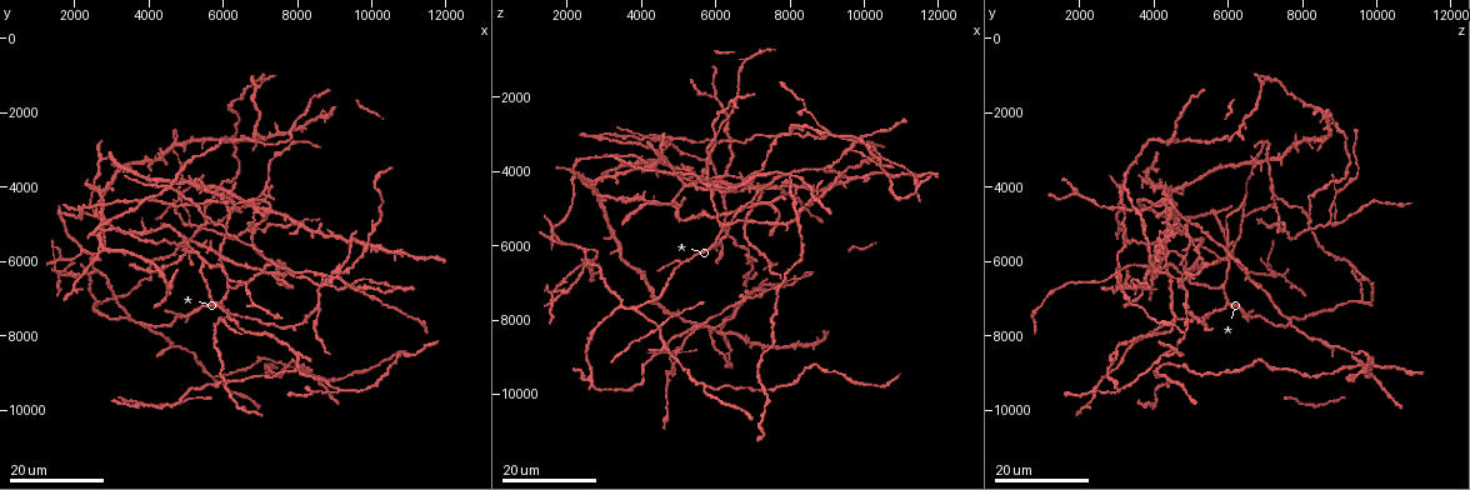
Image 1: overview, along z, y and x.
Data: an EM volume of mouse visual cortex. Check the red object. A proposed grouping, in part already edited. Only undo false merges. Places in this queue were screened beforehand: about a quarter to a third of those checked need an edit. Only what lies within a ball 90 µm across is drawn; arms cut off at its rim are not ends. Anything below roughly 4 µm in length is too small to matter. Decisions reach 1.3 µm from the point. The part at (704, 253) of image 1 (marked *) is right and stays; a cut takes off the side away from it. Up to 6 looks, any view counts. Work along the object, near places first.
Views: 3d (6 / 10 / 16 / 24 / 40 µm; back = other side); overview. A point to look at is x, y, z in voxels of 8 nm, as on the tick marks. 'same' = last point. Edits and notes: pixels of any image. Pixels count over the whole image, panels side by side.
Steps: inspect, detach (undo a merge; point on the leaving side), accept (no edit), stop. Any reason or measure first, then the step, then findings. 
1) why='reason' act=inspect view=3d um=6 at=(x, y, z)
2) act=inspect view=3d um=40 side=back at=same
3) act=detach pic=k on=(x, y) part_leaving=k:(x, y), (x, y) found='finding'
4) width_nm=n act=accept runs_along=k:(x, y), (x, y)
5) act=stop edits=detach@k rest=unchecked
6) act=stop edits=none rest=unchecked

why='small branch off a trunk' act=inspect view=3d um=16 at=(5100, 7600, 6500)

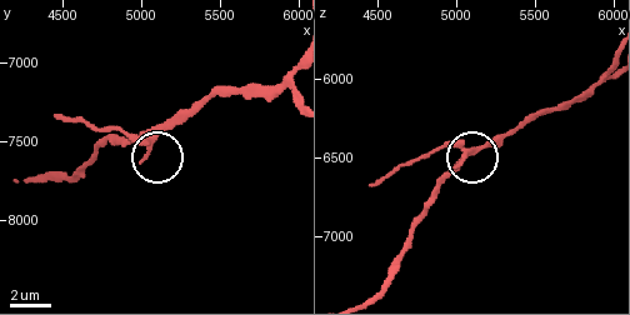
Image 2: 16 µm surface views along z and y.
why='closer look' act=inspect view=3d um=10 at=(5040, 7500, 6460)

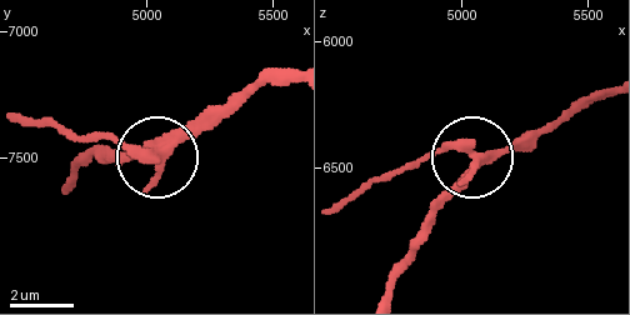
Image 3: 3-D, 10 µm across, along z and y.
why='zoom in' act=inspect view=3d um=6 at=(5040, 7500, 6460)

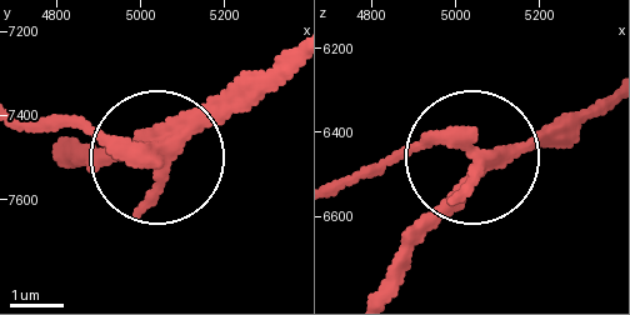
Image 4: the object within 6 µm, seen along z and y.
arms=4 act=detach pic=4 on=(148, 205) part_leaving=4:(166, 148), (24, 121) found='a second cell is stuck on'

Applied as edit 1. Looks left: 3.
act=inspect view=overview

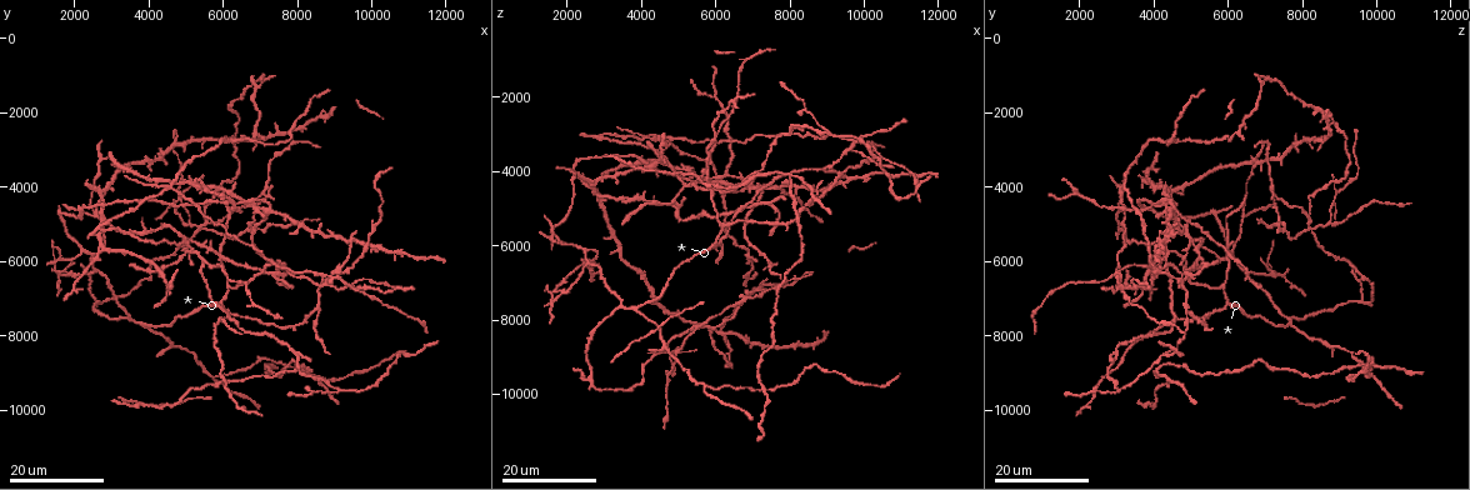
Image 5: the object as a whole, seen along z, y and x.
why='three arms meet' act=inspect view=3d um=16 at=(9100, 9500, 3000)

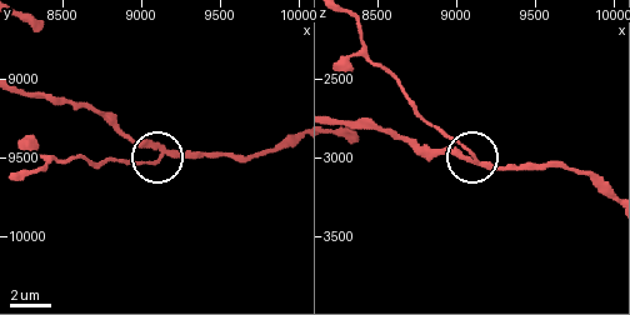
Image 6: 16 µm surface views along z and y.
act=inspect view=3d um=10 at=(9160, 9480, 3020)

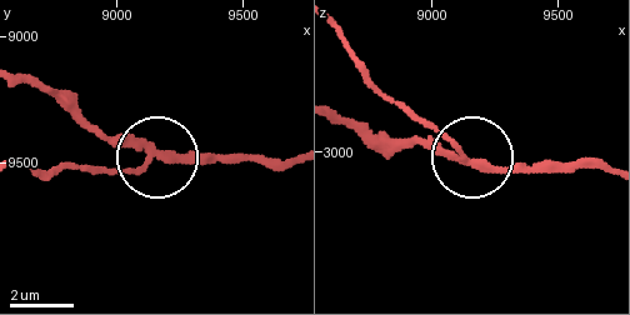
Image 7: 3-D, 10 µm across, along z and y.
act=detach pic=7 on=(113, 170) part_leaving=7:(149, 155), (128, 169), (23, 163) found='a second cell is stuck on'

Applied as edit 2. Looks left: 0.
act=stop edits=detach@4,detach@7 rest=unchecked

